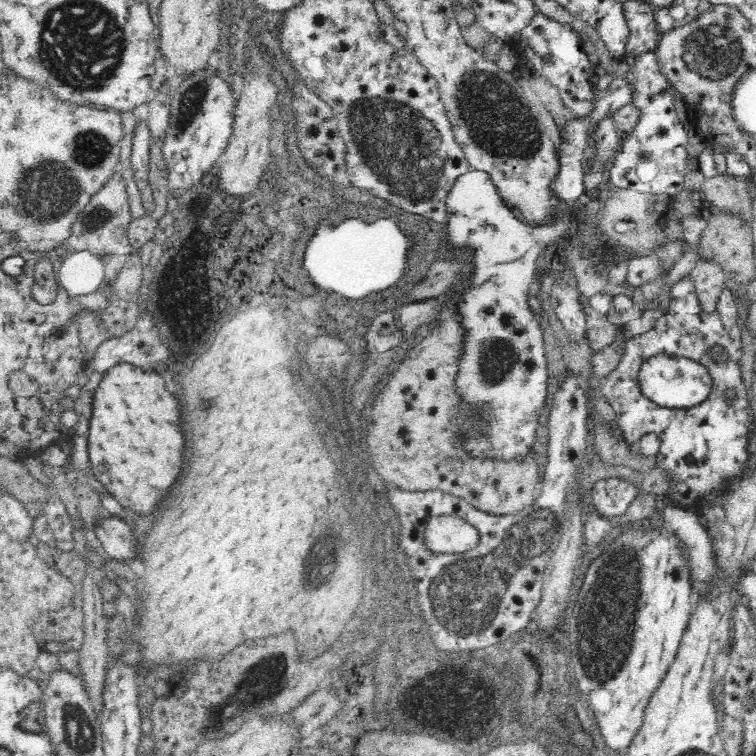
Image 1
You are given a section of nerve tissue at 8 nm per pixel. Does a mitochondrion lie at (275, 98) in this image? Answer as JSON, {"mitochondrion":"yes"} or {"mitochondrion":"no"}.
{"mitochondrion":"no"}

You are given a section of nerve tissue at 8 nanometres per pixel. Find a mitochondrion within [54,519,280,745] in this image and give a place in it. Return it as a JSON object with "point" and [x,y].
{"point":[245,697]}

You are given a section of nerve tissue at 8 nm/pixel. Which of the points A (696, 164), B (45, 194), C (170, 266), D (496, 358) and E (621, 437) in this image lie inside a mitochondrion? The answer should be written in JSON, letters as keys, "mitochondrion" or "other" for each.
{"A":"other","B":"mitochondrion","C":"other","D":"mitochondrion","E":"other"}

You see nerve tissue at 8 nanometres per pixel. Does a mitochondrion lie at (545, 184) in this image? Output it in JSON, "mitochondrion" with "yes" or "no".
{"mitochondrion":"no"}

